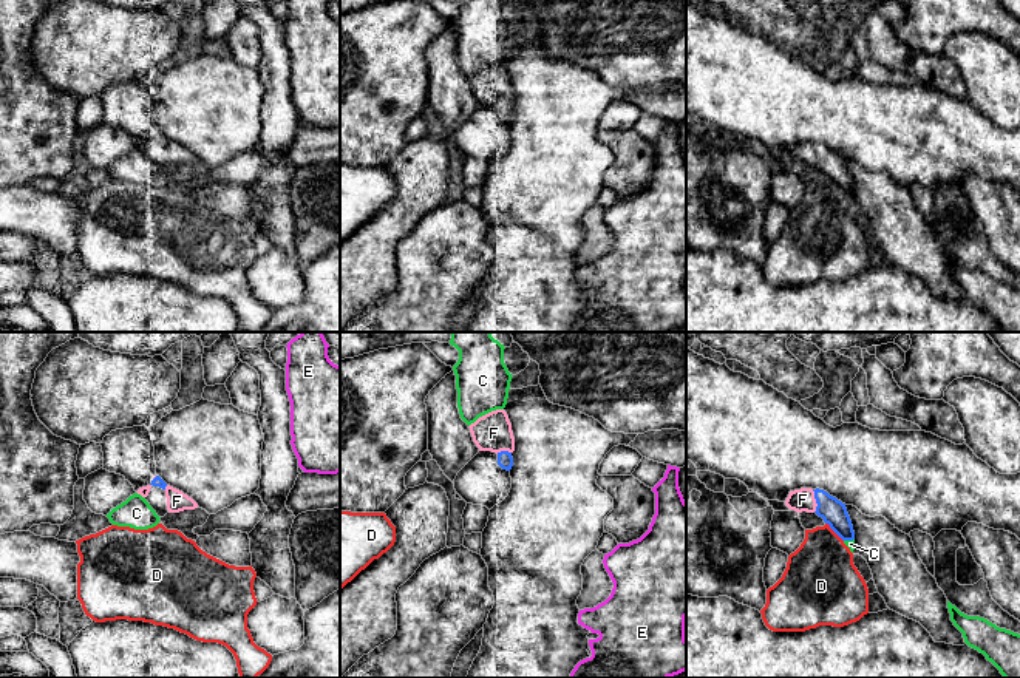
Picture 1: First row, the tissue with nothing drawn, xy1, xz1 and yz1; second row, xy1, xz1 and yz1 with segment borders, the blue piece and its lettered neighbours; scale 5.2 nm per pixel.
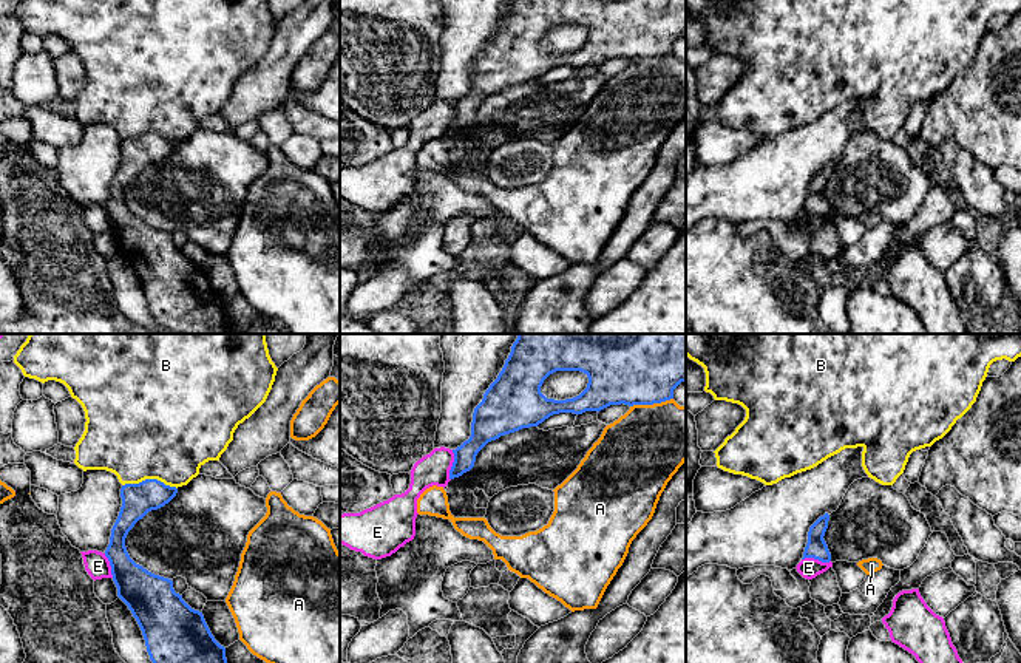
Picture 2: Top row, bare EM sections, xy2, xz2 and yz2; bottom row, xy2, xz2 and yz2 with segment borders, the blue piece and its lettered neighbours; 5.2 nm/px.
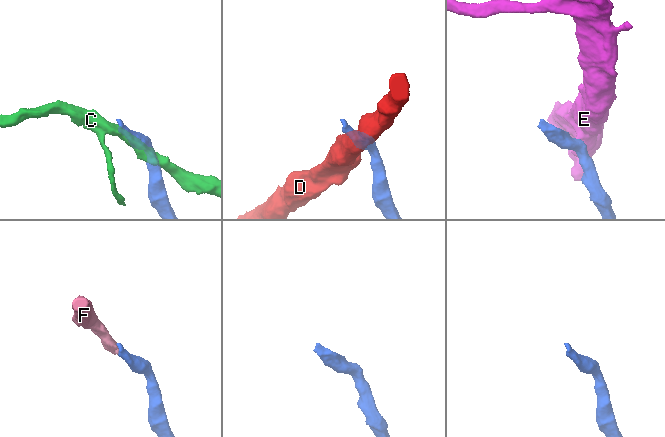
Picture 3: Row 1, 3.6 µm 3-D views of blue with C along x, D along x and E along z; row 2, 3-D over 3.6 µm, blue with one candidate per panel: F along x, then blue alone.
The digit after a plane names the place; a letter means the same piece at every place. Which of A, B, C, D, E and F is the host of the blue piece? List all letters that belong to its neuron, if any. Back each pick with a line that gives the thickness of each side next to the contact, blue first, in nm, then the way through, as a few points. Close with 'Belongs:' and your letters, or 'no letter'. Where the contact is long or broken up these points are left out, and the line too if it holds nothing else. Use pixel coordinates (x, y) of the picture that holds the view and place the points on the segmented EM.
F: 140/120 nm
Belongs: F

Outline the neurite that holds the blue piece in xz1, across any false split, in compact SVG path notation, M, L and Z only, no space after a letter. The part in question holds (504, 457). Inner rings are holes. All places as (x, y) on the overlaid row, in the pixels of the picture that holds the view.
M504 409L491 411L468 428L479 451L496 453L498 465L510 471L513 466L515 437L507 412Z

